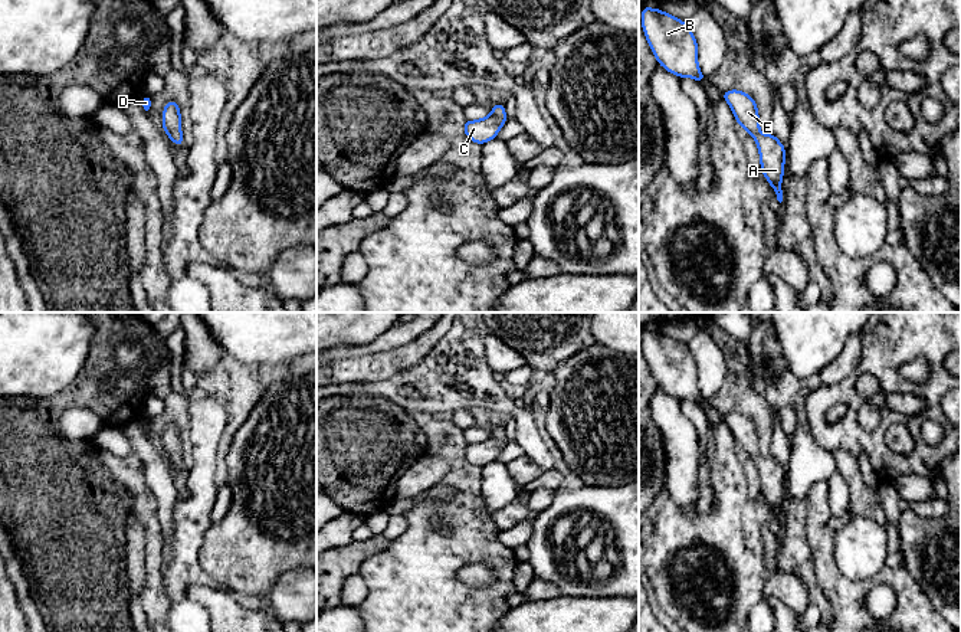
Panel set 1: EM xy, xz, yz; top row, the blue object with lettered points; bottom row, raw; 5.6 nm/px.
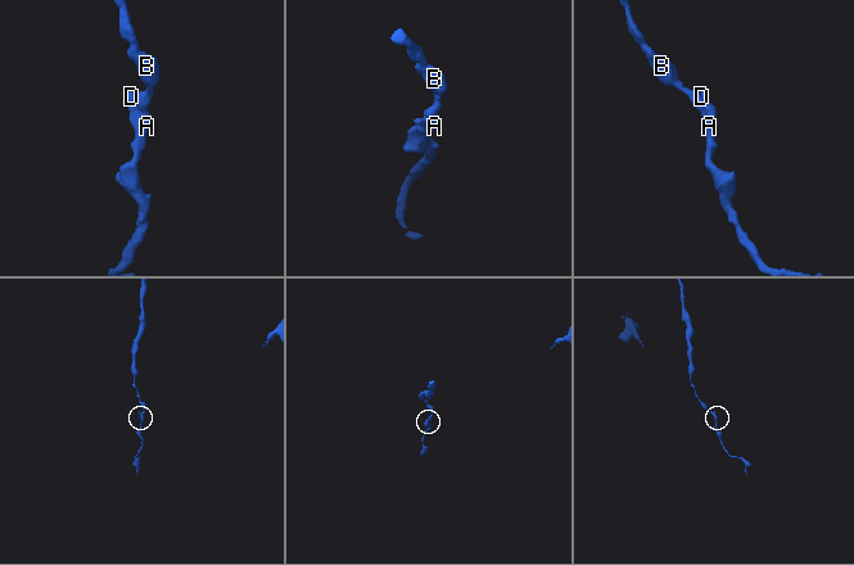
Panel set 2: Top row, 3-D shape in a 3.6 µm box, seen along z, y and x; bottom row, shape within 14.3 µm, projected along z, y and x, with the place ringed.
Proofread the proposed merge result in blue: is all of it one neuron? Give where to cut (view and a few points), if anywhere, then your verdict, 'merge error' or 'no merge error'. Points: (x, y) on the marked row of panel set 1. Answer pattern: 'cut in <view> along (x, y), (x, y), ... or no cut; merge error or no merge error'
no cut; no merge error

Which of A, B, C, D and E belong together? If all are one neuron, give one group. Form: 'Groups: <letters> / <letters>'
Groups: A B C D E

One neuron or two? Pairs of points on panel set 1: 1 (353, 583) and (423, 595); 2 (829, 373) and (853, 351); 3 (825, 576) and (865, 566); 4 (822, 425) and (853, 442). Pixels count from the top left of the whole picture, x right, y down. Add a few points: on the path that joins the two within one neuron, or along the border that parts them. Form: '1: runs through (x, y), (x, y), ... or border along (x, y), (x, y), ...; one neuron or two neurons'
1: border along (358, 573), (367, 588), (367, 596), (360, 606); two neurons
2: runs through (835, 370), (848, 357); one neuron
3: border along (833, 539), (833, 560), (845, 576), (873, 578); two neurons
4: runs through (829, 432), (833, 436), (846, 436); one neuron

